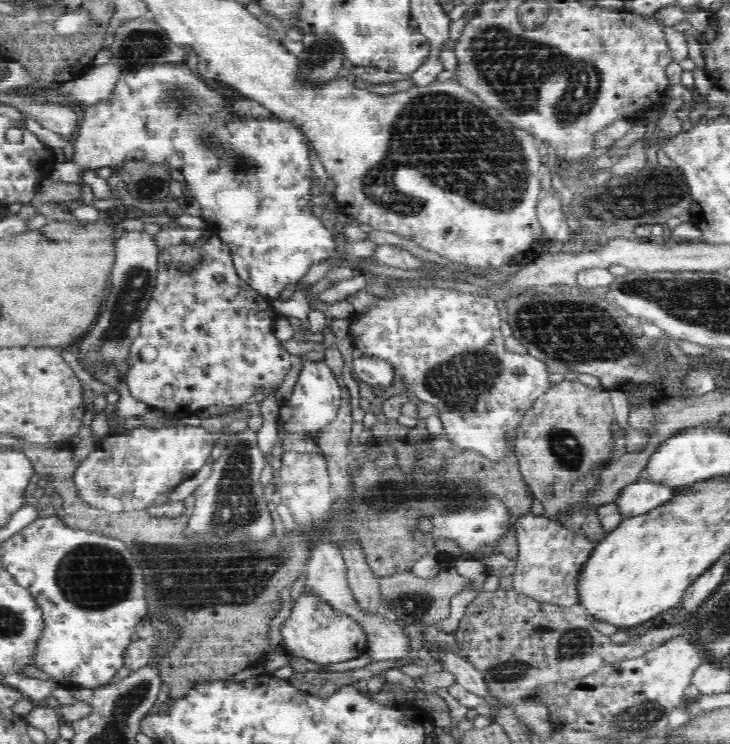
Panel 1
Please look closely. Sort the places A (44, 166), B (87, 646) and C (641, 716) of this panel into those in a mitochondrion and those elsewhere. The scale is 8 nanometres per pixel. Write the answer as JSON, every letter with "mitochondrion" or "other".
{"A":"other","B":"other","C":"mitochondrion"}

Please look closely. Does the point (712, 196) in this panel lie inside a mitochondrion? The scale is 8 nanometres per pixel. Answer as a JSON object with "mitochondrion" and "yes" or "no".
{"mitochondrion":"no"}

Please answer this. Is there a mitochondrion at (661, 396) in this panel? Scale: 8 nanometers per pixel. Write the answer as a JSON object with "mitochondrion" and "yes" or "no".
{"mitochondrion":"no"}

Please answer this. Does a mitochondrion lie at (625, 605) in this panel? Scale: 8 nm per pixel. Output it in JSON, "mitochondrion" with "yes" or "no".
{"mitochondrion":"no"}

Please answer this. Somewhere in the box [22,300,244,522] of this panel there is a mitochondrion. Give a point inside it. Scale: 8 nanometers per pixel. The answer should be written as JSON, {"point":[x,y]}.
{"point":[104,490]}

